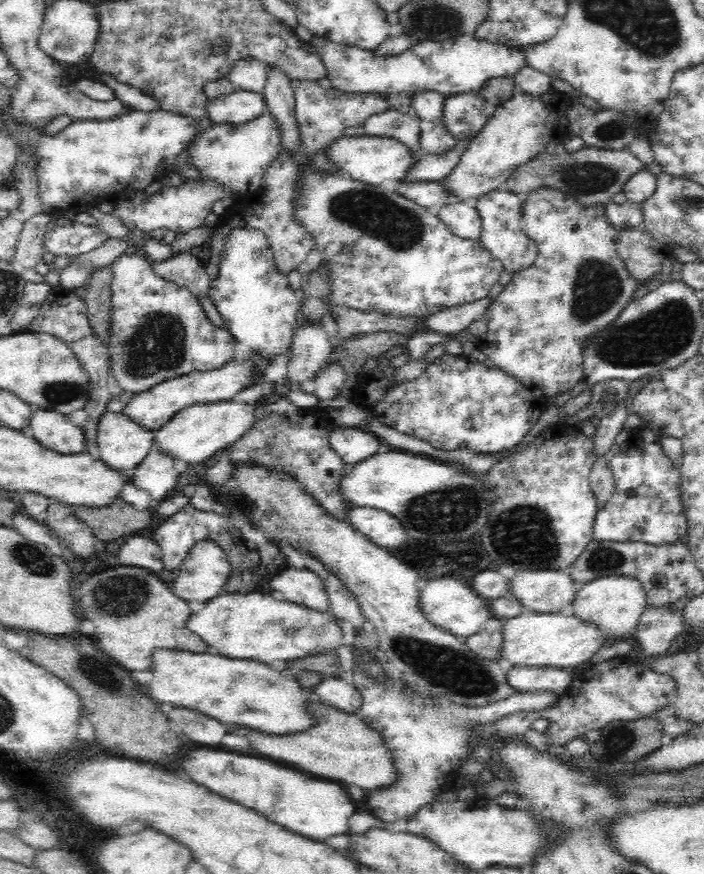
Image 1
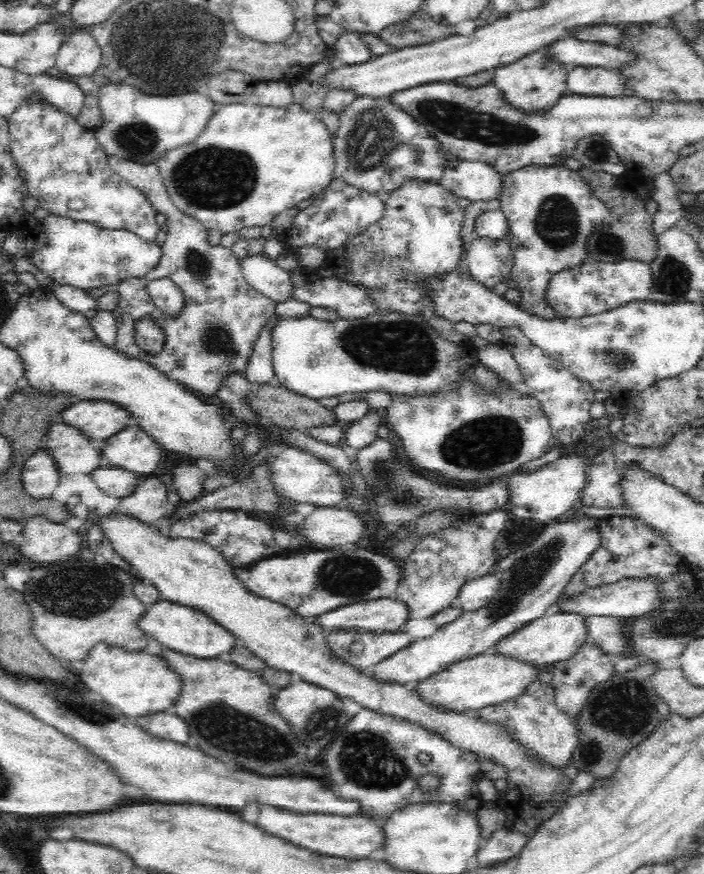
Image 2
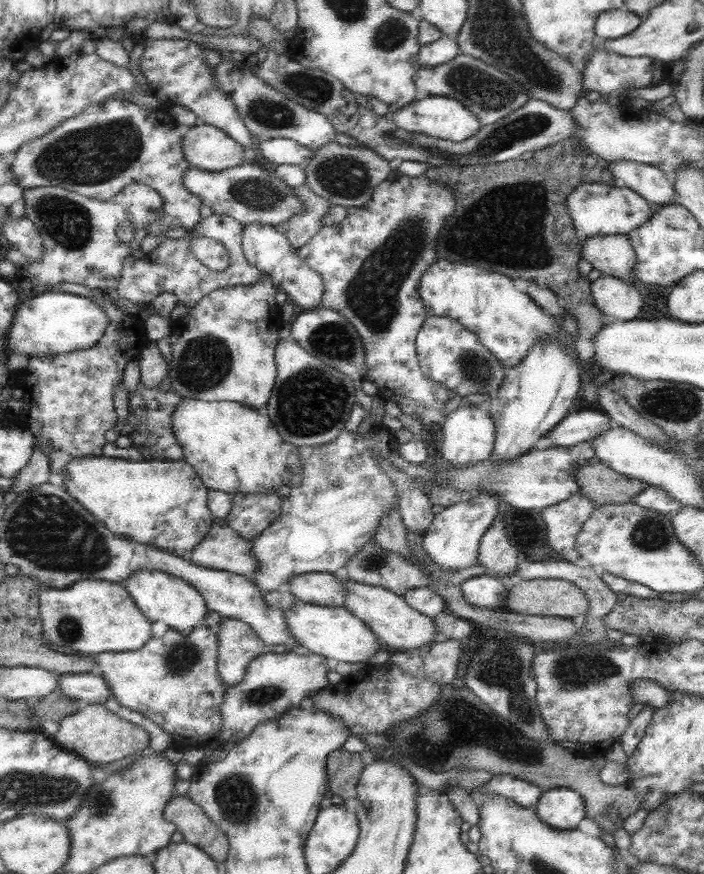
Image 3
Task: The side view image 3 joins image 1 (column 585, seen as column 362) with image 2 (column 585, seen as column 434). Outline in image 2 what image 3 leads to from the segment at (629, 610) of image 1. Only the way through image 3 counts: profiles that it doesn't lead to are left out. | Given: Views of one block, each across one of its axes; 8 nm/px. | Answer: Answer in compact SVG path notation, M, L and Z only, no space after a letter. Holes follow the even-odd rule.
M548 612L542 618L526 624L522 630L516 630L514 634L510 634L508 638L502 638L502 642L498 642L492 652L498 652L500 656L508 656L520 662L530 662L538 668L548 666L548 664L556 664L556 662L566 662L568 658L572 658L576 654L576 650L586 644L586 618L582 618L580 614L566 614L566 612Z

